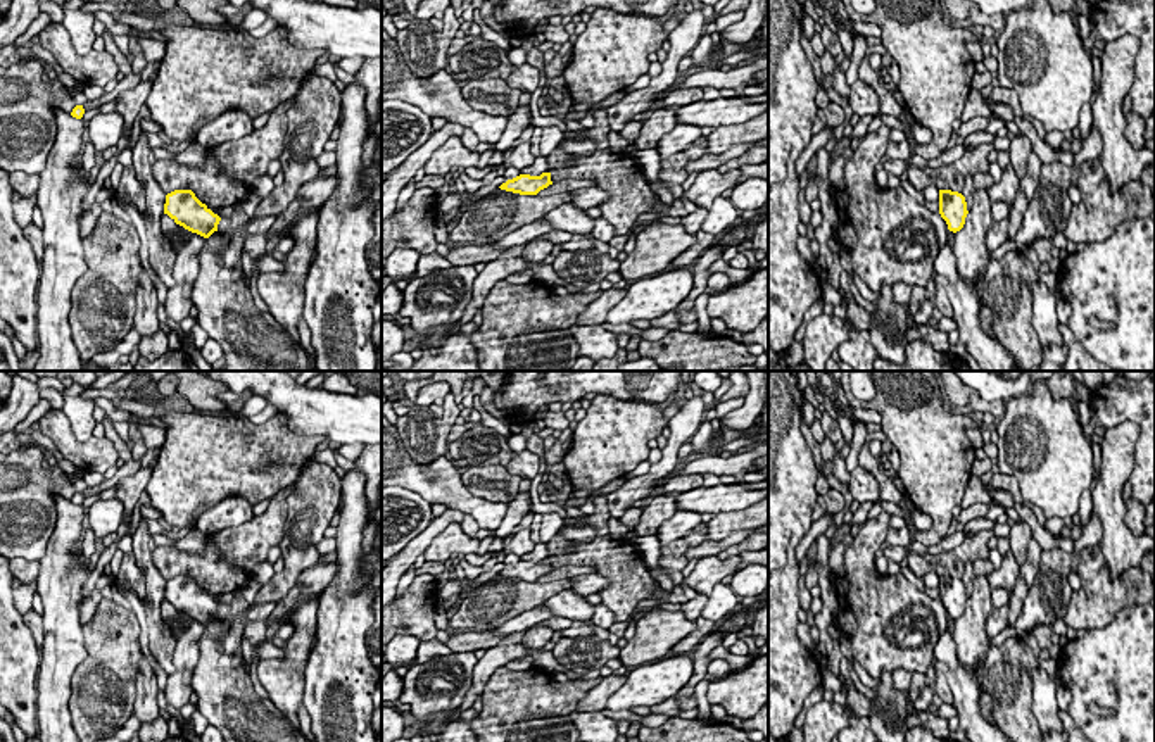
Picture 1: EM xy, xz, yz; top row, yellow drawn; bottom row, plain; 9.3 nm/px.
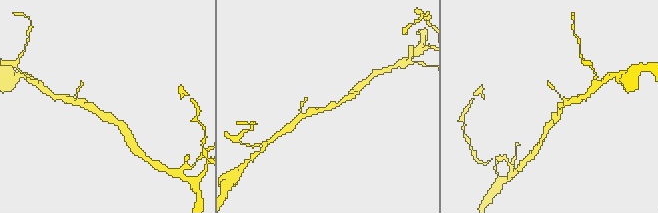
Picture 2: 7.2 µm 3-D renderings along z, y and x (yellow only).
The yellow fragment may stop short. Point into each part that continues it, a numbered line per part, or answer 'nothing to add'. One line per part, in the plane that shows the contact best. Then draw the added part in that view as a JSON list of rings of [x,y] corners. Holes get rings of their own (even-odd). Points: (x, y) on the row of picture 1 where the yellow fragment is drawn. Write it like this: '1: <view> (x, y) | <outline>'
nothing to add

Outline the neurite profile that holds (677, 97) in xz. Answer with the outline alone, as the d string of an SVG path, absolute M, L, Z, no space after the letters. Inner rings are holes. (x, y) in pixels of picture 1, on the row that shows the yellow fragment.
M675 88L661 100L663 107L682 107L703 100L703 88Z

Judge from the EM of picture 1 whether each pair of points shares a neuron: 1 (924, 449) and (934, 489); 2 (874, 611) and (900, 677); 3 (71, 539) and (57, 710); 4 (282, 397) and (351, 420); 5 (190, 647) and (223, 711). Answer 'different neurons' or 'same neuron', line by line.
1: same neuron
2: different neurons
3: same neuron
4: same neuron
5: different neurons

